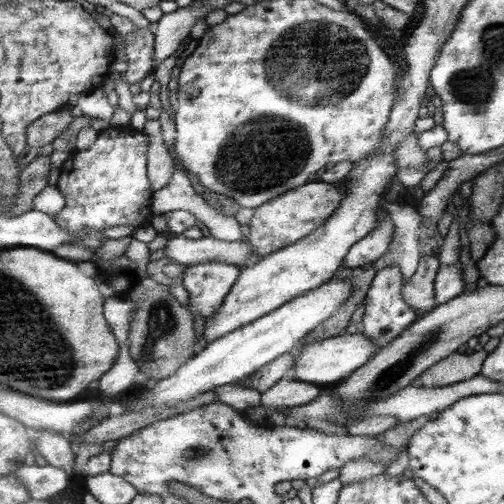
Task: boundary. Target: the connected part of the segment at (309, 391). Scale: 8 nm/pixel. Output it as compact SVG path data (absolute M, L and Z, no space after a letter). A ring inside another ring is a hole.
M292 378L279 380L272 388L261 394L261 404L268 408L269 412L268 423L286 426L286 416L281 410L284 407L308 404L308 401L315 400L322 388L318 385L295 381Z

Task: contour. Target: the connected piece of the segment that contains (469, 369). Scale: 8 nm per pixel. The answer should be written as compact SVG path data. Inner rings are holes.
M484 349L470 355L454 352L426 369L420 376L422 384L425 387L441 387L476 377L481 372L487 356L488 352Z

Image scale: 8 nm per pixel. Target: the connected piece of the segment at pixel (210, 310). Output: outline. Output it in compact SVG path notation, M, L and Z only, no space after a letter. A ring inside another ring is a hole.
M206 262L187 266L182 285L188 291L187 306L194 316L201 316L206 323L217 315L241 275L240 267L233 263Z

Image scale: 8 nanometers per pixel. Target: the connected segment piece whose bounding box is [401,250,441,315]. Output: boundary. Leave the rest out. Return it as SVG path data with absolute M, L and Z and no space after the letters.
M436 251L421 255L416 273L405 281L401 294L409 305L420 315L430 313L436 308L435 278L441 264Z

